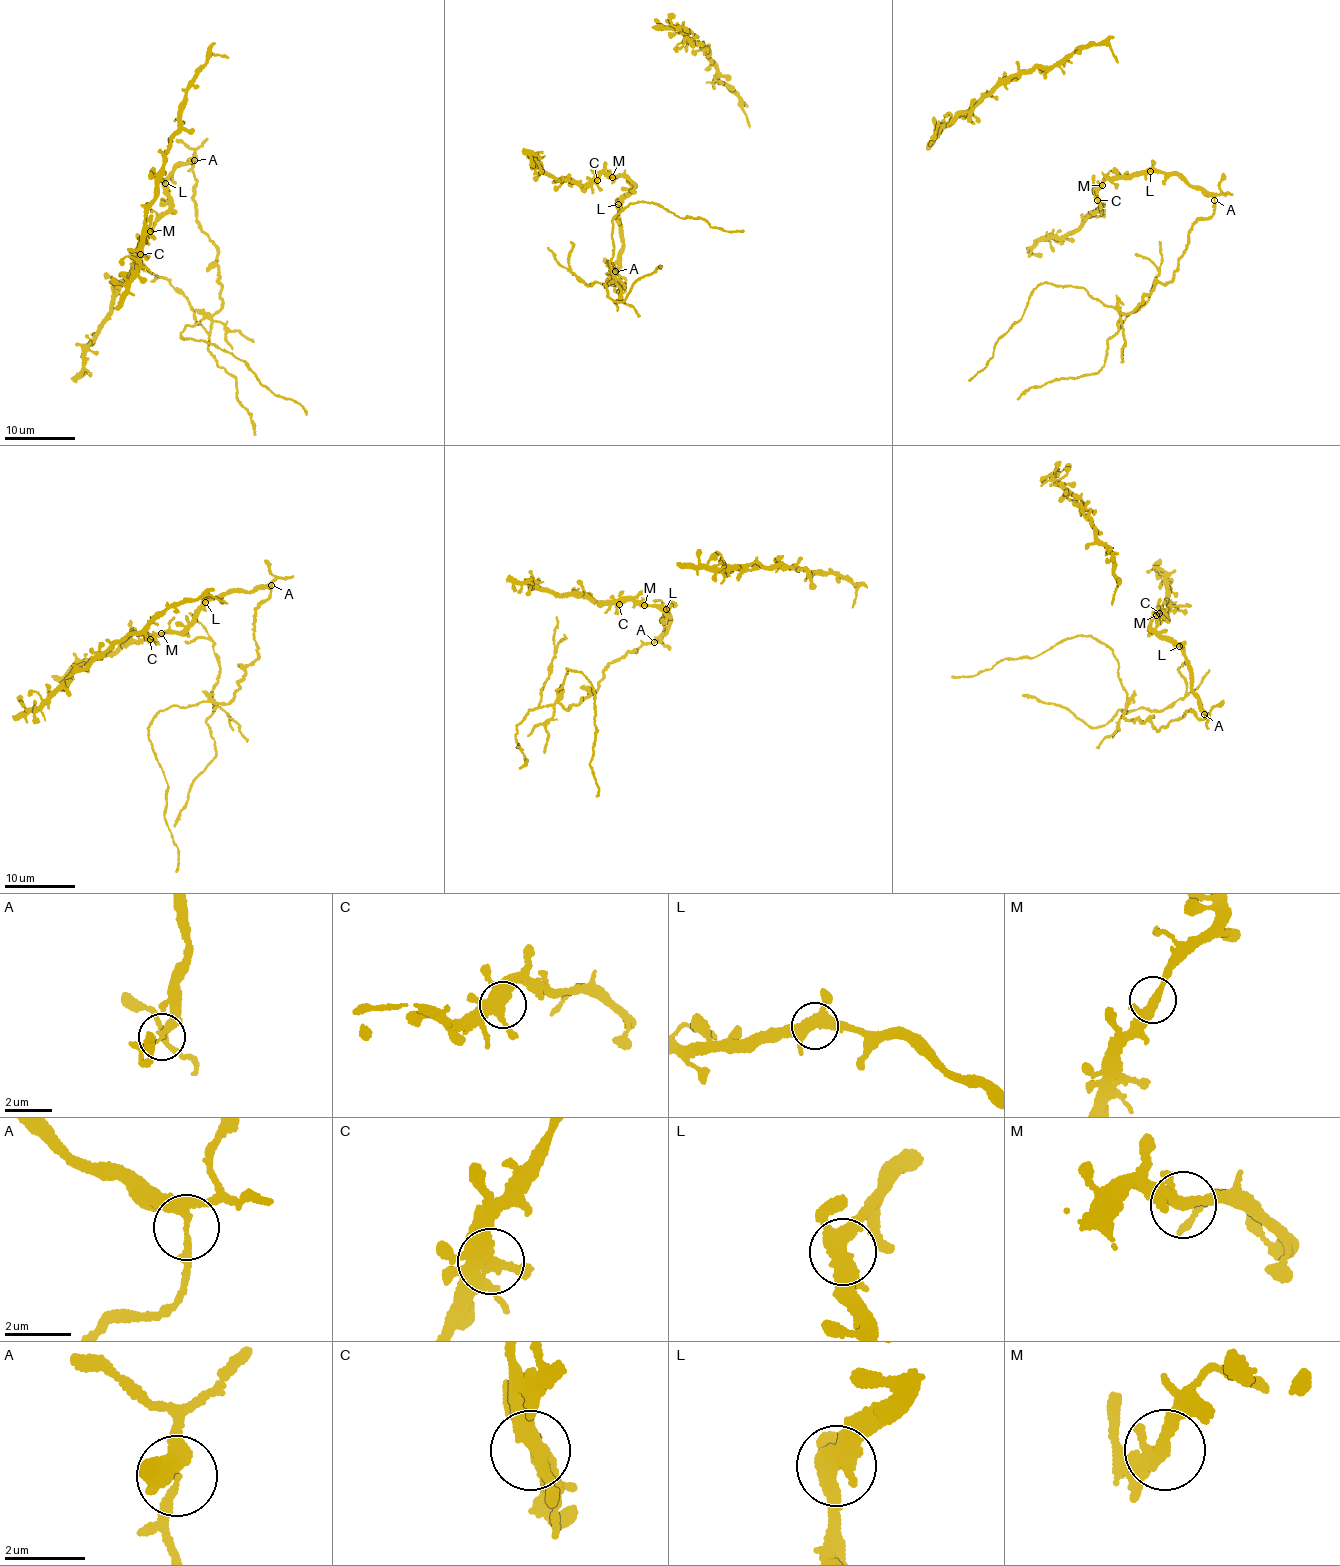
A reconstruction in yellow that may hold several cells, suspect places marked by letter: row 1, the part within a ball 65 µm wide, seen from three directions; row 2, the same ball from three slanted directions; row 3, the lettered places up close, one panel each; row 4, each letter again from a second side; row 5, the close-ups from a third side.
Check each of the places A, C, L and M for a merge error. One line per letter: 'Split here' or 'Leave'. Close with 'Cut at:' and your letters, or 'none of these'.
A: Split here
C: Leave
L: Leave
M: Leave
Cut at: A

